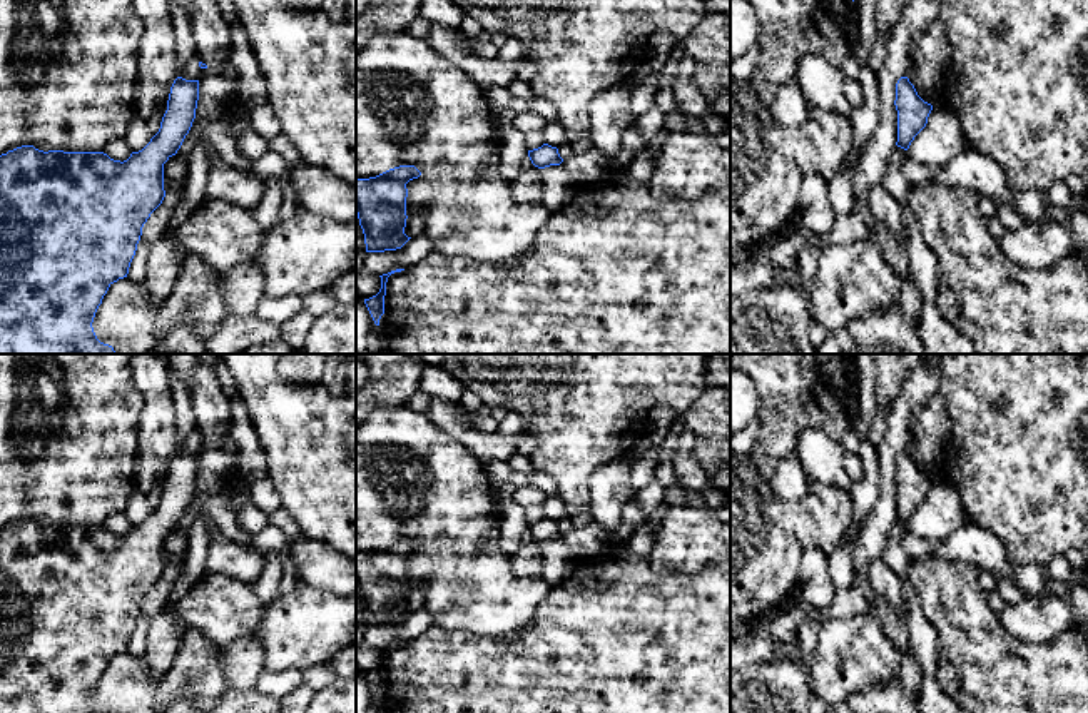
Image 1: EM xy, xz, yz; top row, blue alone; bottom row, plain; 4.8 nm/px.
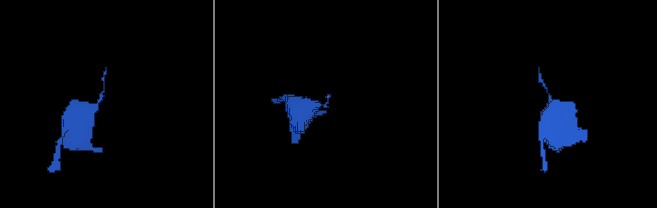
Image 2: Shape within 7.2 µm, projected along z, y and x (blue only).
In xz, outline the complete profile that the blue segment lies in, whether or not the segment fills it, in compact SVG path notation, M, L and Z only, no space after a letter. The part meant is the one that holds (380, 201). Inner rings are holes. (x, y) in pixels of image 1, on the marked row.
M399 165L376 177L356 179L356 214L366 252L396 250L411 239L404 234L406 184L419 175L414 165Z

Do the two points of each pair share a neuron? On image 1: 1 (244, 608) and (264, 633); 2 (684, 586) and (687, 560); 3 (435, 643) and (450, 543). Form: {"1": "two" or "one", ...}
{"1": "two", "2": "two", "3": "two"}

